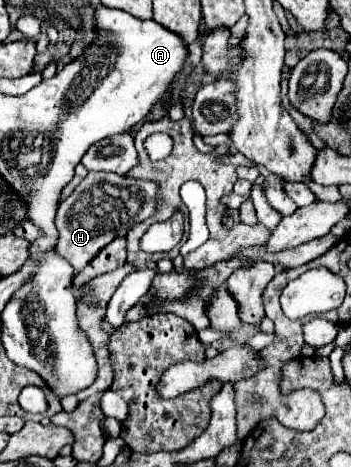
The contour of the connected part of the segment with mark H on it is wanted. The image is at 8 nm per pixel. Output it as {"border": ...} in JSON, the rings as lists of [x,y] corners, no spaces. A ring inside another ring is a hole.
{"border":[[[88,172],[88,176],[74,188],[74,192],[62,200],[56,212],[56,228],[58,228],[58,244],[54,252],[58,252],[62,258],[66,258],[76,272],[80,272],[106,244],[110,244],[118,236],[126,236],[130,226],[150,218],[158,210],[158,184],[154,180],[142,180],[142,178],[128,178],[128,176],[116,176],[114,172]]]}

